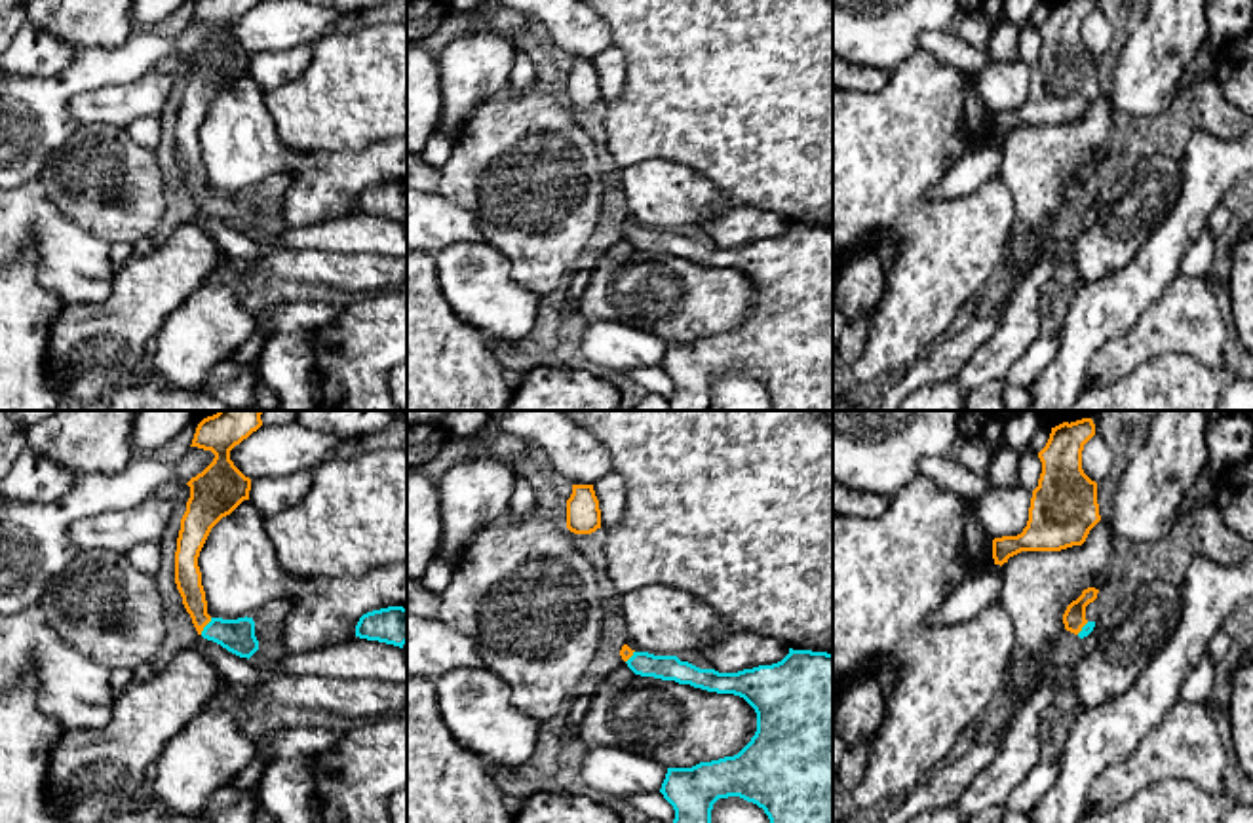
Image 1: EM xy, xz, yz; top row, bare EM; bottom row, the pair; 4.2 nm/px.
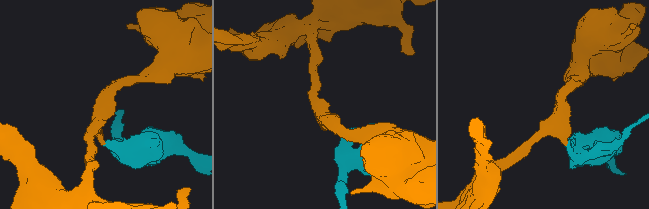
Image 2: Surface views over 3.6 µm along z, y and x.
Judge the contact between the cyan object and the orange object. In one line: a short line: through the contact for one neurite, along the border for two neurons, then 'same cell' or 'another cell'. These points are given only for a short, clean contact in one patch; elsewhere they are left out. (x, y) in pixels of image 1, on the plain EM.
line xy (236, 210), (206, 200), (198, 189), (187, 147); same cell

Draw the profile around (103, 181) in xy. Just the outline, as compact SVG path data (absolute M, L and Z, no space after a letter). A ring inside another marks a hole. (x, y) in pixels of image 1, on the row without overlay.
M108 124L78 125L46 160L36 188L108 245L154 238L165 211L165 182L154 150Z

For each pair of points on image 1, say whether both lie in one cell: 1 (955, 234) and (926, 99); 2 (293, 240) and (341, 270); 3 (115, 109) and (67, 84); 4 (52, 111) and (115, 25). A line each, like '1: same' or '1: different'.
1: same
2: different
3: different
4: different

